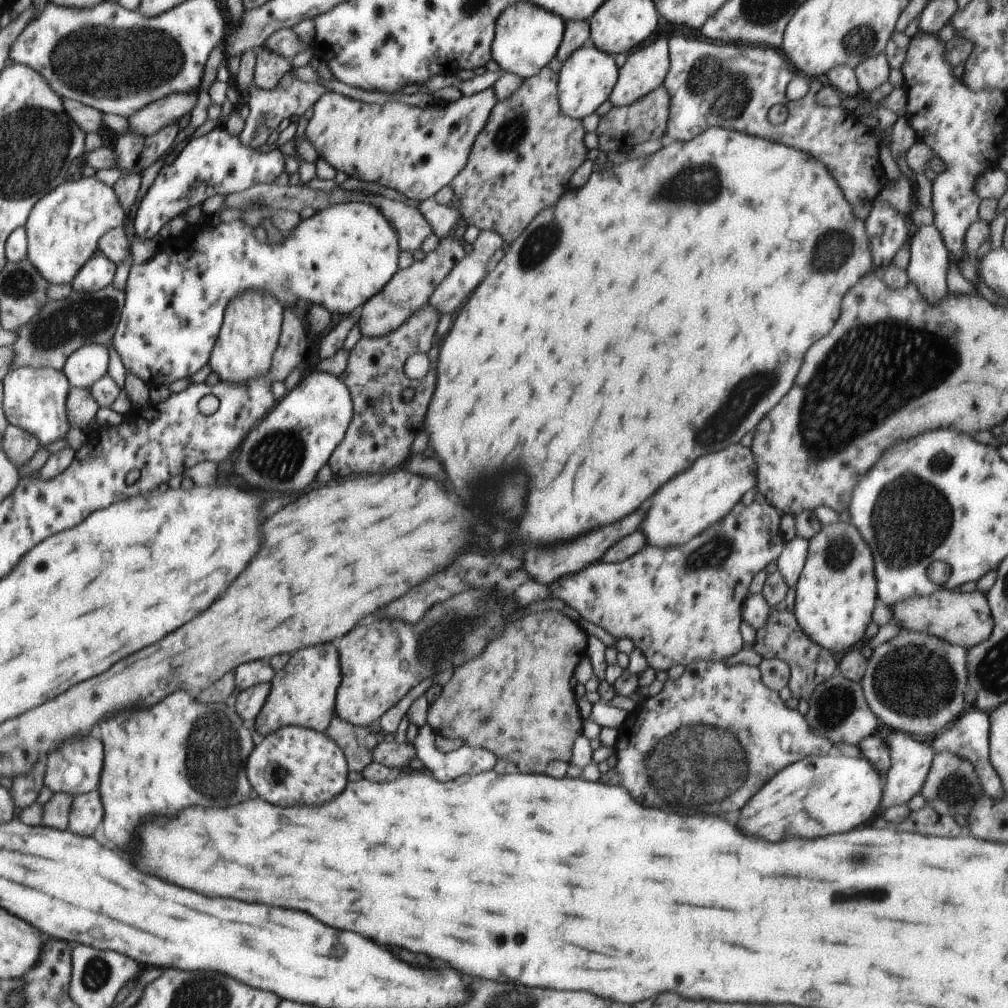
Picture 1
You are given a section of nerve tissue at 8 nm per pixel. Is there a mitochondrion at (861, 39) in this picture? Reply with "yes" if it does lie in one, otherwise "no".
yes

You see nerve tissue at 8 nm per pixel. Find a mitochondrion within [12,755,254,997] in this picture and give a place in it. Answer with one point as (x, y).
(96, 972)

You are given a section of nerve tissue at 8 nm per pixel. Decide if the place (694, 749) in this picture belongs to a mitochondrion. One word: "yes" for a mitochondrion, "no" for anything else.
yes

